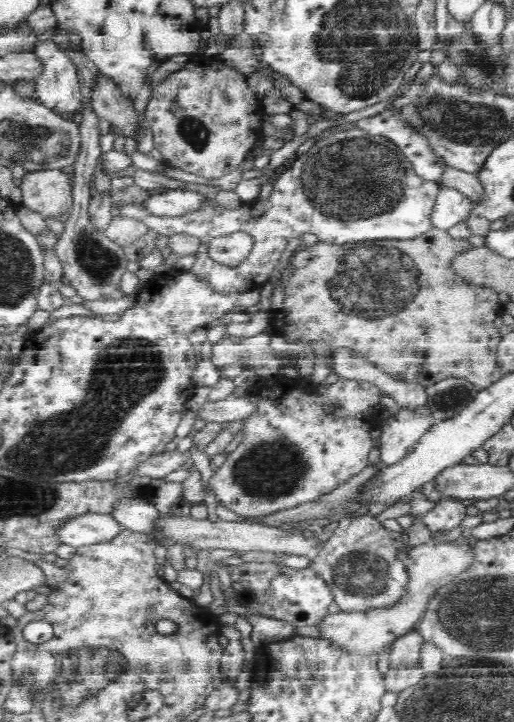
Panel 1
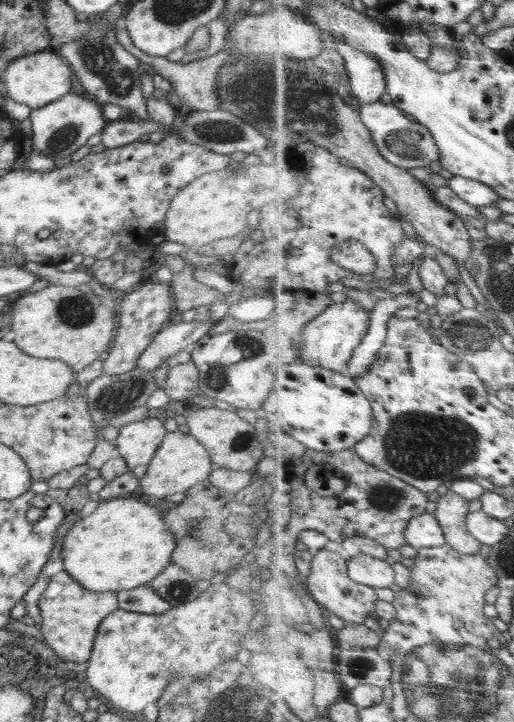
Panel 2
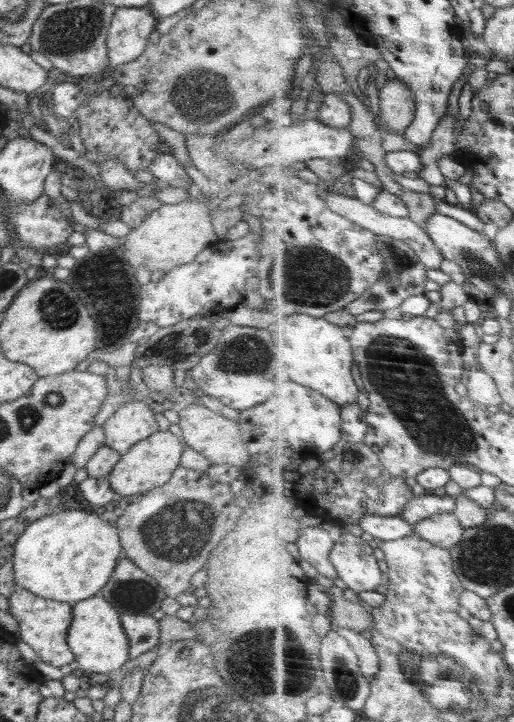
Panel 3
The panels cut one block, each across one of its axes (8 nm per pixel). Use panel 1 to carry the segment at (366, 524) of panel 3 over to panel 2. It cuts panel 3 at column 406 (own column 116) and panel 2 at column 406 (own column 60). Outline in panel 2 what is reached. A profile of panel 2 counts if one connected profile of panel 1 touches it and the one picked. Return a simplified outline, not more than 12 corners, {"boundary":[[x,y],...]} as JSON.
{"boundary":[[435,513],[411,520],[406,535],[416,550],[448,544]]}

